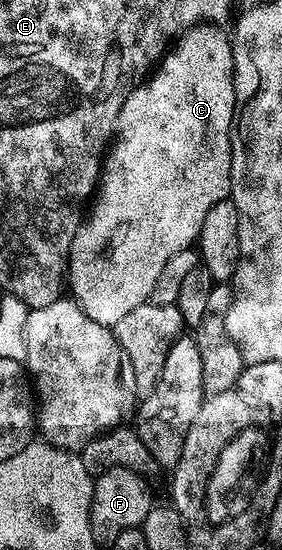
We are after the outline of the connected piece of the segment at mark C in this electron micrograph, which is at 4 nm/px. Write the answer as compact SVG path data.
M198 23L192 24L189 31L179 37L175 46L164 52L157 68L142 83L135 86L125 99L118 117L113 126L113 138L115 142L106 150L101 161L99 171L99 183L97 192L93 197L93 204L89 212L84 216L79 229L73 235L71 249L67 253L66 280L69 282L69 293L79 309L93 323L101 323L113 327L117 319L121 319L133 307L141 307L141 303L150 301L151 291L161 276L161 270L165 263L169 263L170 257L177 255L177 251L185 251L192 248L199 240L201 223L205 221L205 215L209 215L209 207L228 200L231 195L231 135L235 123L235 64L233 63L233 51L231 50L231 37L223 34L218 24Z

